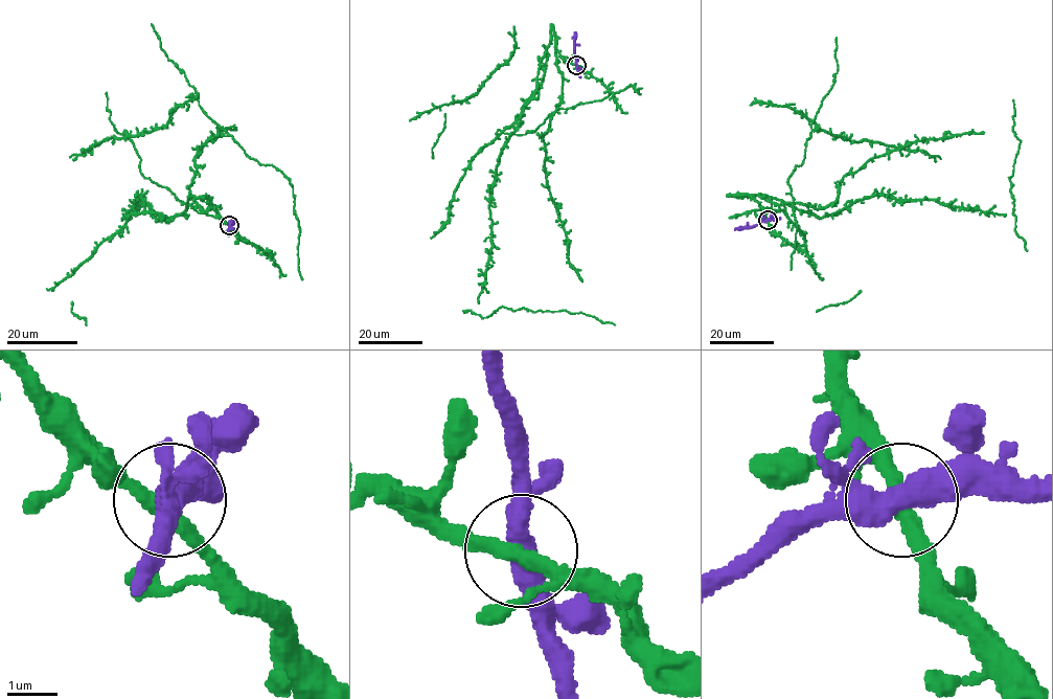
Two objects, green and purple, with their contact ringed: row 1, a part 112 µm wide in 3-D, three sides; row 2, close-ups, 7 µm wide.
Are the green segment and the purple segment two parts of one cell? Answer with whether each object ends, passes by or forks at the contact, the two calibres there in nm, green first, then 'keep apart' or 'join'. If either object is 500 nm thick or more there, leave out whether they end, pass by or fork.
green passes by; purple passes by; calibres 280 and 480 nm; join

